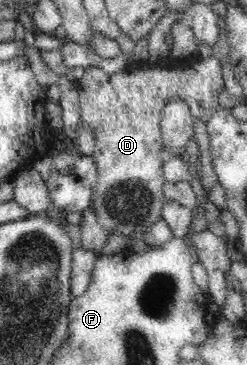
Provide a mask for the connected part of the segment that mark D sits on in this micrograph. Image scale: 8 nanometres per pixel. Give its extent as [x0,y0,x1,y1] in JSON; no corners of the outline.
[78,54,225,241]

